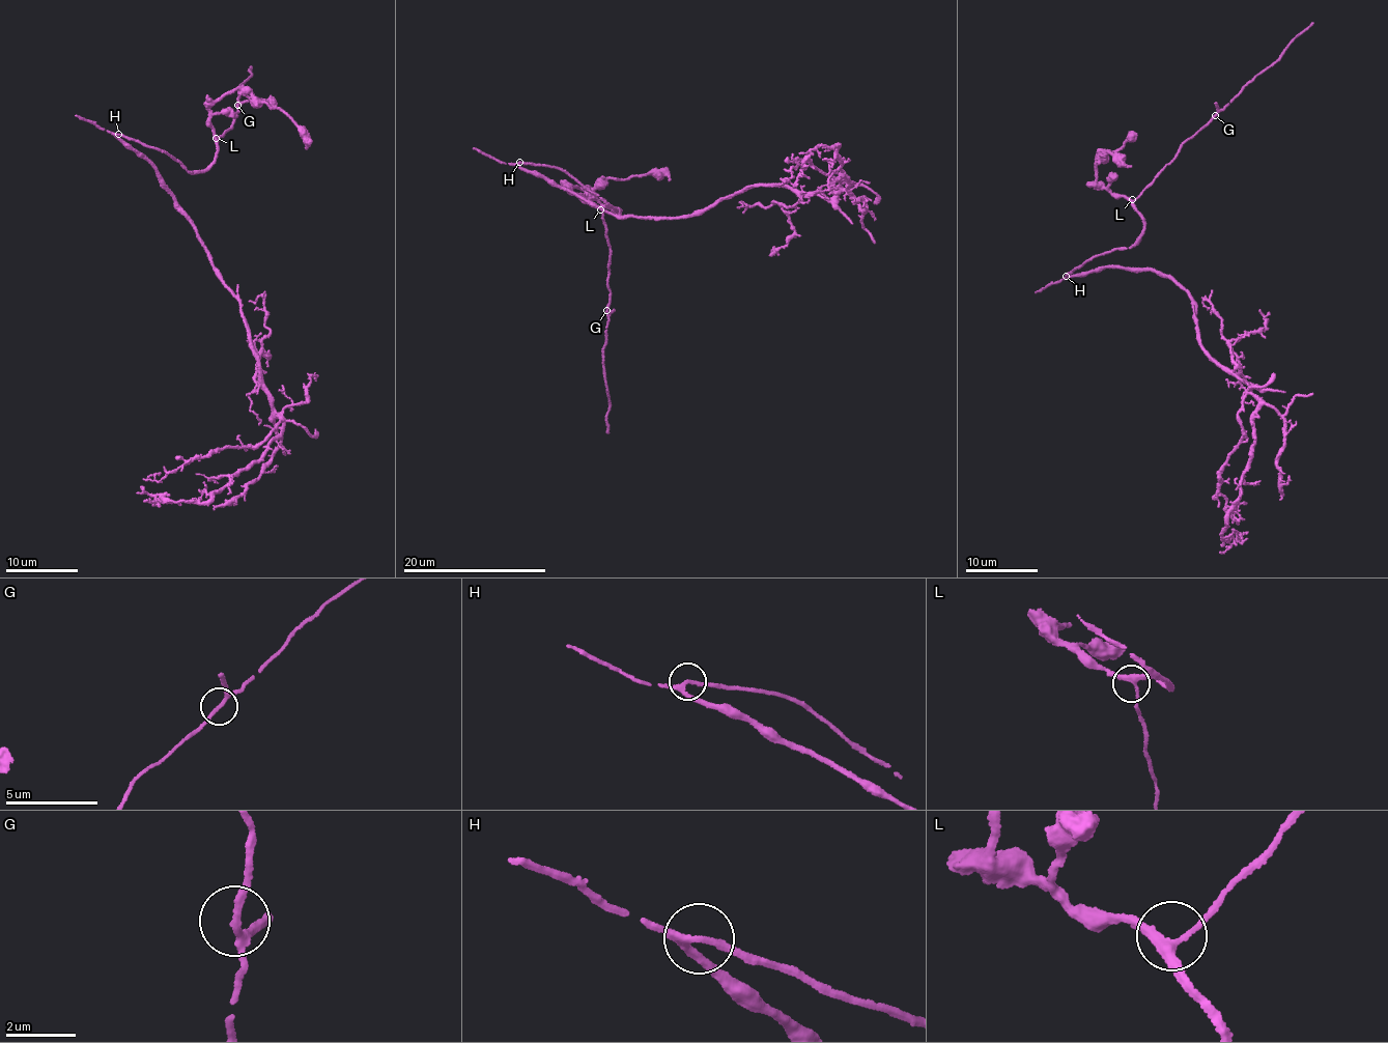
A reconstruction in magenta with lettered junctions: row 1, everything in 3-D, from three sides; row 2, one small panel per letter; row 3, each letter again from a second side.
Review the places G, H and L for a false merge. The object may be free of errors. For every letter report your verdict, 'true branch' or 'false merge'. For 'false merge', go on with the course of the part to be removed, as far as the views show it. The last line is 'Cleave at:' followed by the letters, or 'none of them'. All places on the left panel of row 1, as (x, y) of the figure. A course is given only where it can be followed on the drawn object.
G: true branch
H: true branch
L: true branch
Cleave at: none of them

